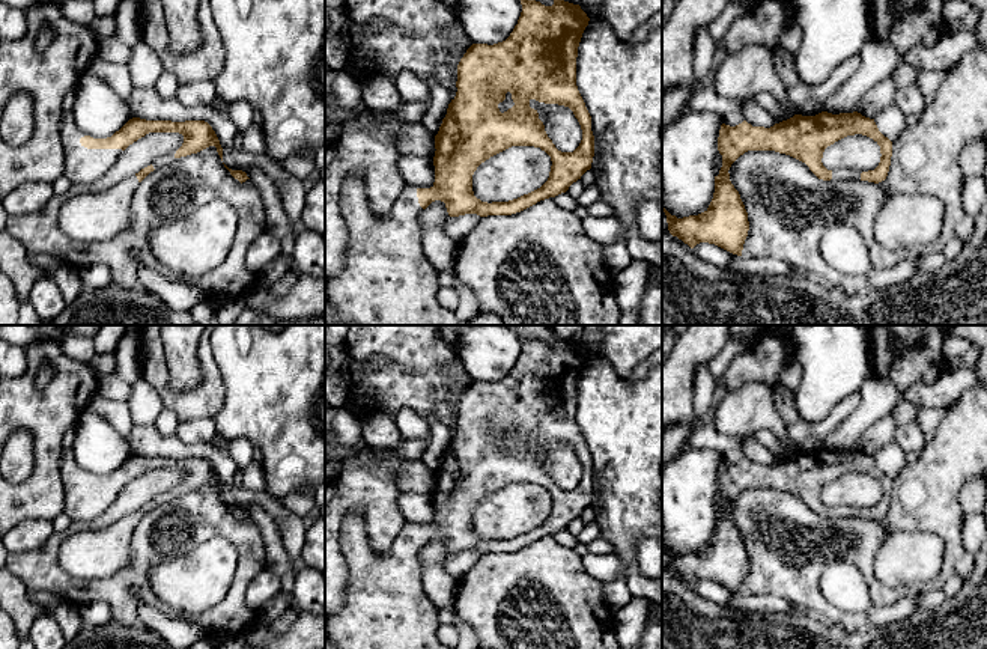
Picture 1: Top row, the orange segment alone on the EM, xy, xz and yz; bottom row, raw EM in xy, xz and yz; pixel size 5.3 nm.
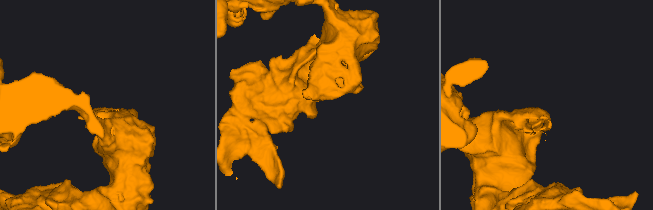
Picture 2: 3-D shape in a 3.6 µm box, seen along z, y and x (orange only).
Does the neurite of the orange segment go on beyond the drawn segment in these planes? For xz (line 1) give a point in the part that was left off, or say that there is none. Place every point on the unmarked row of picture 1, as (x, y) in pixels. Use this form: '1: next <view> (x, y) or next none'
1: next xz (385, 607)

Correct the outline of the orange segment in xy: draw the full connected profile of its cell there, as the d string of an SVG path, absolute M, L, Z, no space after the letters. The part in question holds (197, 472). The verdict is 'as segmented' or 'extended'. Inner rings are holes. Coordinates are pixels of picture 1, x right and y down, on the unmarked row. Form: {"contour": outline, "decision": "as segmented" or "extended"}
{"contour": "M63 452L60 474L65 486L65 513L72 521L95 520L111 506L129 482L149 470L182 471L184 480L176 488L175 495L215 483L223 498L220 477L212 464L205 458L172 459L132 455L111 474L93 476L75 464L72 452Z", "decision": "extended"}

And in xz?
{"contour": "M555 331L552 343L522 334L519 337L522 349L510 373L494 382L472 381L457 402L457 429L435 473L433 523L406 523L390 550L378 554L369 545L363 510L352 509L343 518L340 547L346 557L349 581L342 610L325 616L325 649L451 649L438 641L438 608L423 589L420 559L424 547L441 538L450 554L512 553L566 530L591 506L591 453L576 423L578 384L590 355L579 342L560 337ZM507 429L512 431L515 443L501 450L498 441L506 437ZM531 437L564 443L573 449L582 467L582 477L573 489L555 485L537 447L530 444ZM512 483L545 488L552 498L548 518L540 526L509 539L481 539L472 529L474 509L481 500Z", "decision": "extended"}

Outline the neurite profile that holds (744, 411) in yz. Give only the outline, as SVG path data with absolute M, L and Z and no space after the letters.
M752 381L727 392L710 423L716 432L734 438L746 438L761 429L770 431L785 446L781 453L775 453L775 461L796 452L796 444L787 434L787 425L775 408L773 388L764 382Z

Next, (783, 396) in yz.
M776 384L773 387L773 404L787 426L799 422L793 390L782 384Z

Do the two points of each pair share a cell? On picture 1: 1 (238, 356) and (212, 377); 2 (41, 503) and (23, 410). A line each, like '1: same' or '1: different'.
1: different
2: same

